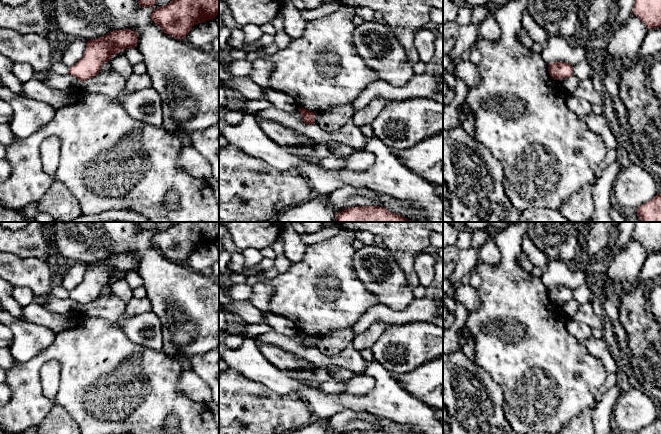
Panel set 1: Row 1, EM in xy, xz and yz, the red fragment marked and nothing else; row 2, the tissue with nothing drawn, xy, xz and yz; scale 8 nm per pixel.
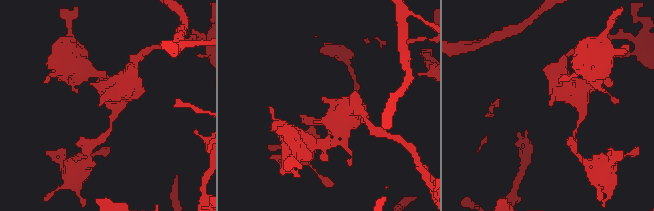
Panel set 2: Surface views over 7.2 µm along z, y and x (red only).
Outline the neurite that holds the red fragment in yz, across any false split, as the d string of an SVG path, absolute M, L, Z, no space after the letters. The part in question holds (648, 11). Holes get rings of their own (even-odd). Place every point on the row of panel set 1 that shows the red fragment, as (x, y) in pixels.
M635 0L632 14L649 29L661 27L661 0Z

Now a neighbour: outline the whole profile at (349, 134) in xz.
M274 107L263 109L256 113L263 120L277 122L287 128L308 135L315 144L327 144L330 141L350 146L357 150L366 148L367 138L350 118L336 133L326 133L315 124L305 124L299 111L285 112Z

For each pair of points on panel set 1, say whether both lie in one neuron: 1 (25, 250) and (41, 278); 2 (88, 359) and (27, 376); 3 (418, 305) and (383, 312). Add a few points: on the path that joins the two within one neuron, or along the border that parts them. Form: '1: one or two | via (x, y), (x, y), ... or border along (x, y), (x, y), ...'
1: two | border along (10, 252), (21, 257), (40, 258), (51, 266)
2: one | via (72, 355), (46, 355), (41, 360)
3: one | via (409, 314), (407, 316), (392, 316)

